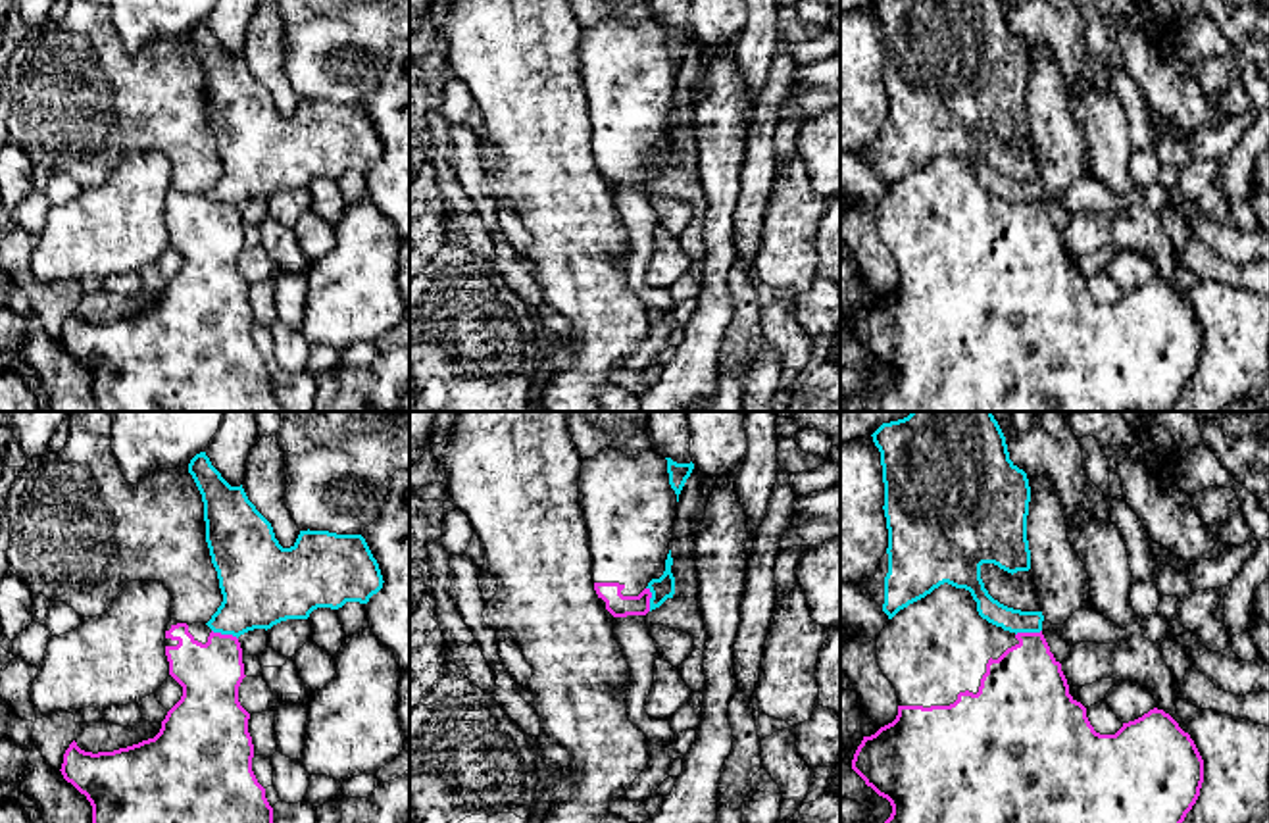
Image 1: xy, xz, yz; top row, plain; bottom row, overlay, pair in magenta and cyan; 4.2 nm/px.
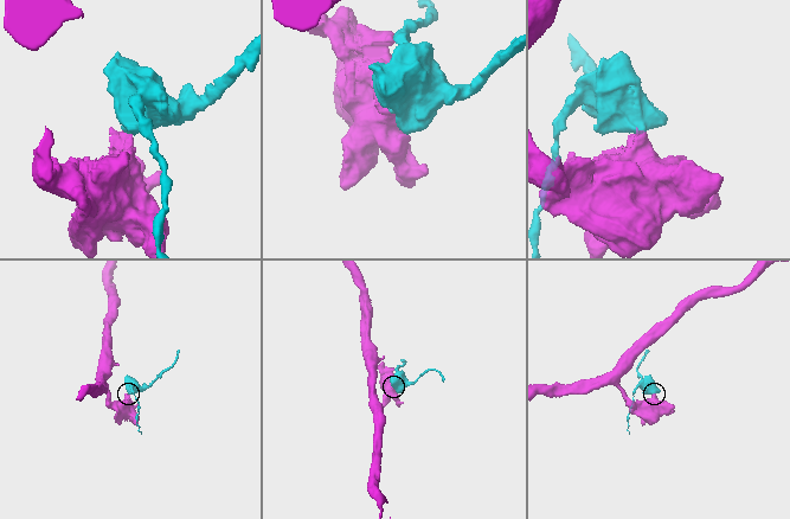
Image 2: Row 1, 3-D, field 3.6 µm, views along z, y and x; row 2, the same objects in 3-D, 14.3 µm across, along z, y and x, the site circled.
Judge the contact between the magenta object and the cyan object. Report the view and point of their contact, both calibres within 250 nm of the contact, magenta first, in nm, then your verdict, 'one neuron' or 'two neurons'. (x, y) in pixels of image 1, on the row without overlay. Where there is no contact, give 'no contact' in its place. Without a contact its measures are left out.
meets magenta in xy at (225, 204); 260 nm thick on the magenta side, 320 nm on the other; two neurons

